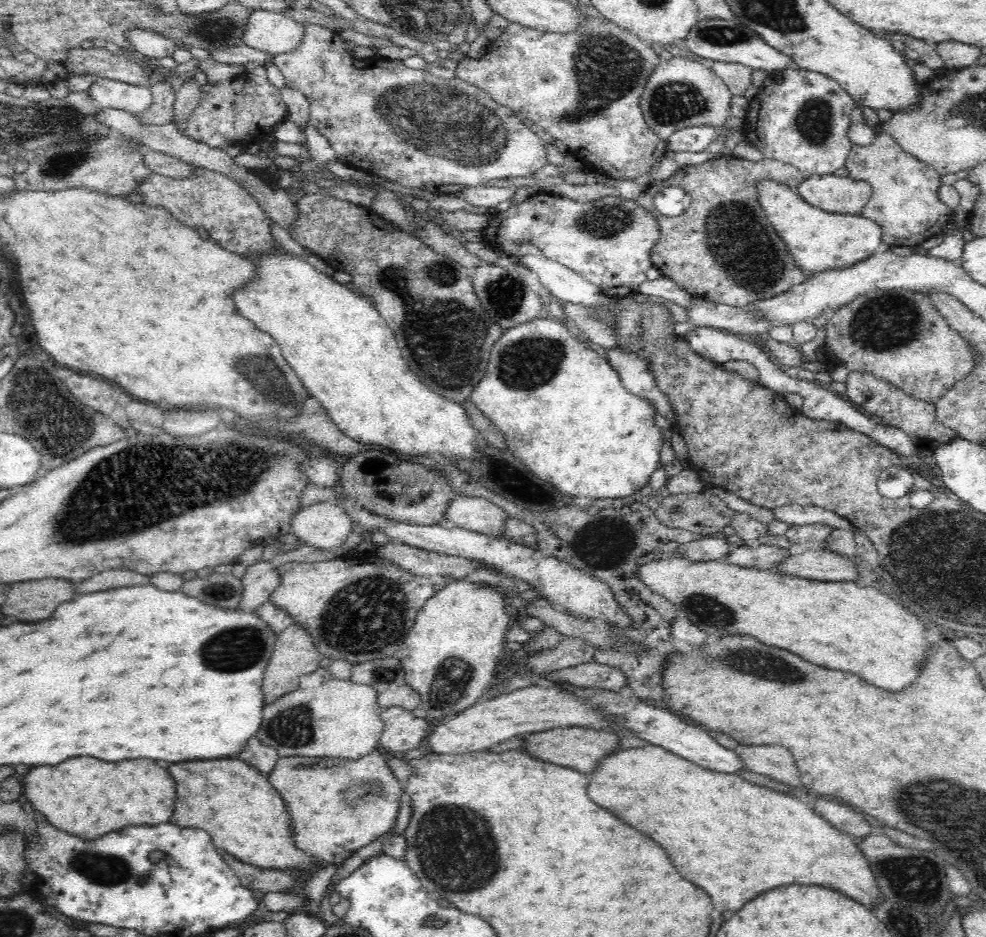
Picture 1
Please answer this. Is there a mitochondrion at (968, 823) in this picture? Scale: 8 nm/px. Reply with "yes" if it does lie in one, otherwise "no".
yes

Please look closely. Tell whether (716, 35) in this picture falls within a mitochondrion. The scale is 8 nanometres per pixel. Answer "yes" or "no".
yes

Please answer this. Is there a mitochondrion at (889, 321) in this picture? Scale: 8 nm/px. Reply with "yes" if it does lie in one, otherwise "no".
yes

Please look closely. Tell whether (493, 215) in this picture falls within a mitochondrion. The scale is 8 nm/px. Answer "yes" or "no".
no

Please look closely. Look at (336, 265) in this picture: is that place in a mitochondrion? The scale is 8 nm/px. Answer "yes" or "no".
no

